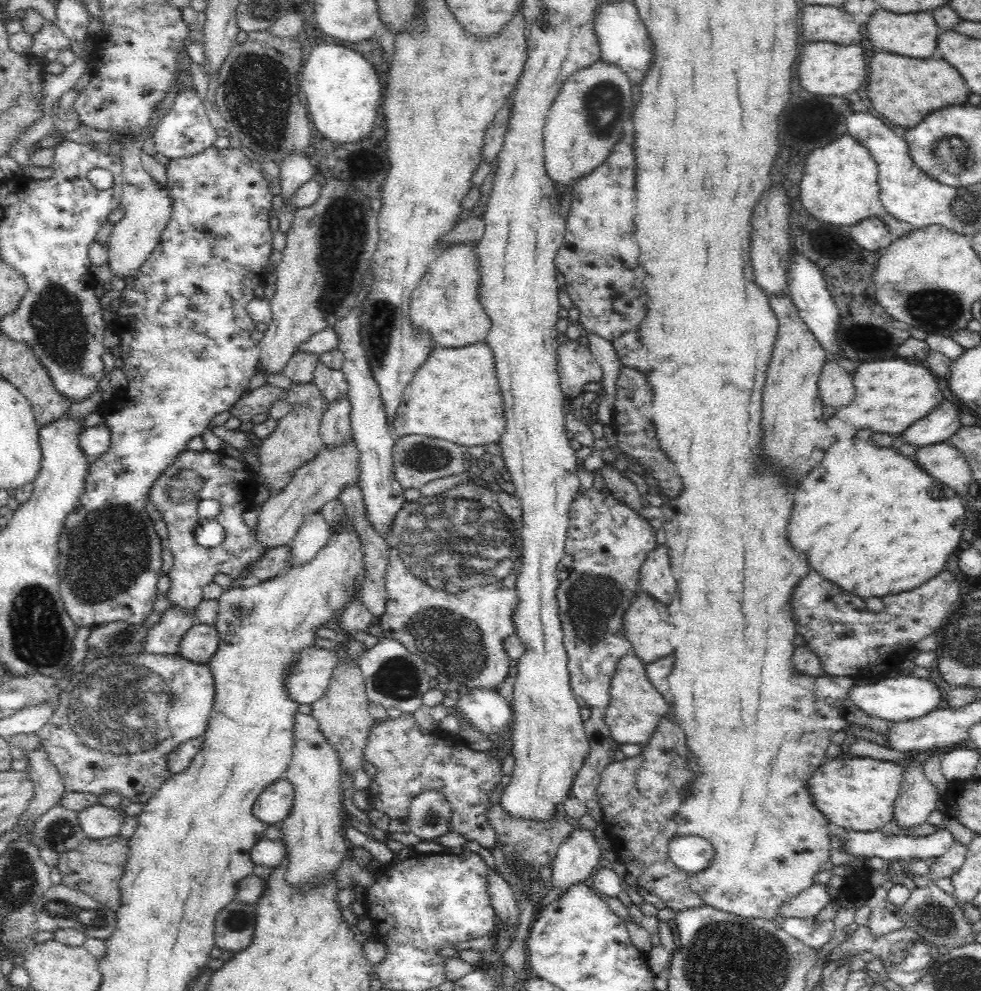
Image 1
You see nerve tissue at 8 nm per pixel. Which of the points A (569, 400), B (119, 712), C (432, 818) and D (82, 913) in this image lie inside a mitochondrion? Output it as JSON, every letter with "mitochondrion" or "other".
{"A":"other","B":"mitochondrion","C":"mitochondrion","D":"mitochondrion"}

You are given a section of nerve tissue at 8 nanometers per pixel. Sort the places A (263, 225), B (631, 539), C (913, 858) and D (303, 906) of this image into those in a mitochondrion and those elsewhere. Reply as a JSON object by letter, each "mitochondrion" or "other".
{"A":"other","B":"other","C":"other","D":"other"}

